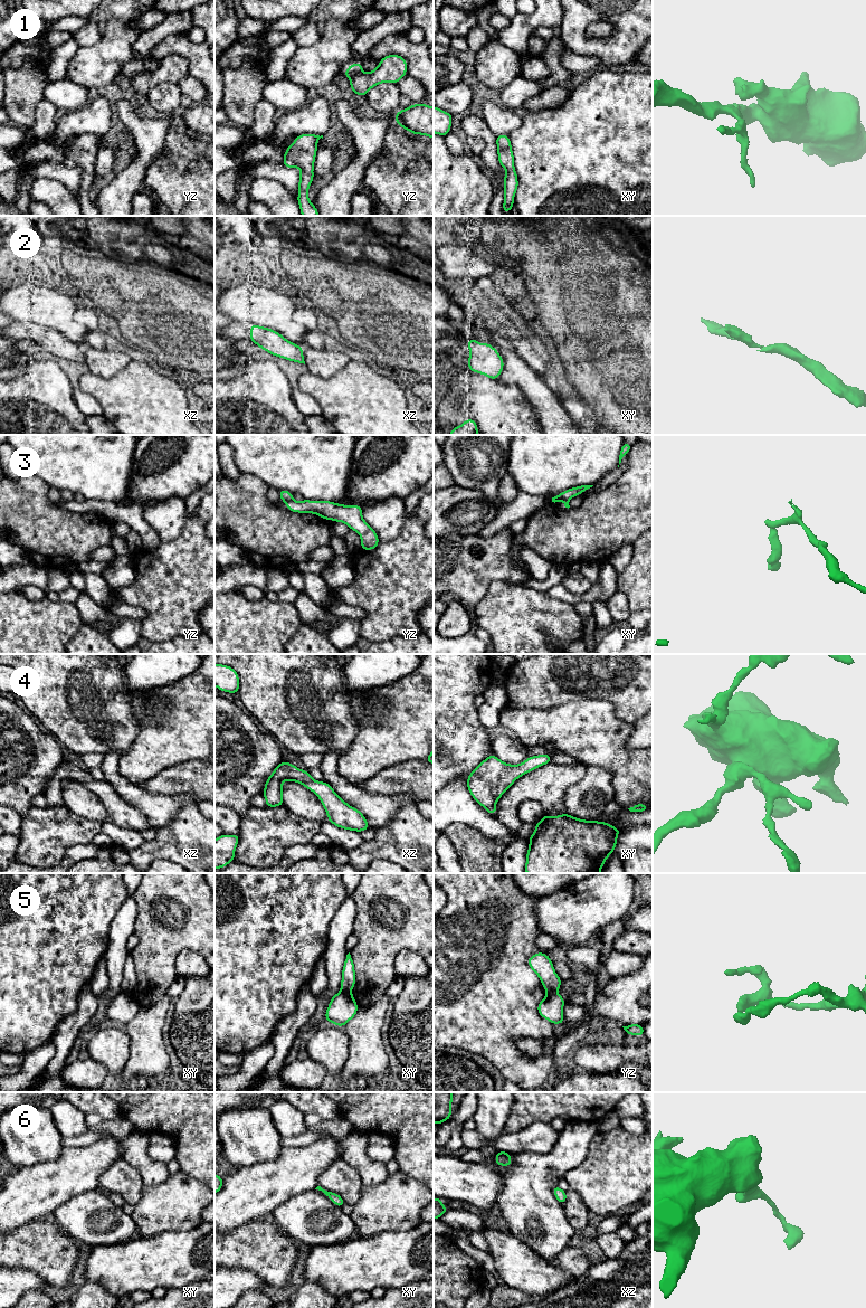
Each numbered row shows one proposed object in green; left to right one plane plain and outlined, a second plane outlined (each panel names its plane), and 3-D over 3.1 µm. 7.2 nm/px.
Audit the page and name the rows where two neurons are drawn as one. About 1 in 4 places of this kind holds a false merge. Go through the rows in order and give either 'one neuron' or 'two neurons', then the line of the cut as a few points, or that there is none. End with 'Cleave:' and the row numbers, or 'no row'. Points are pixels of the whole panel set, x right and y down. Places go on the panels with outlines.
1: one neuron; cut none
2: one neuron; cut none
3: two neurons; cut yz (292, 499), (286, 502)
4: one neuron; cut none
5: two neurons; cut yz (546, 991), (555, 992)
6: one neuron; cut none
Cleave: 3, 5

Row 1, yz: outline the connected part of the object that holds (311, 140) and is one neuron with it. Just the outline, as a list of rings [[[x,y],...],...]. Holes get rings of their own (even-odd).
[[[307,133],[297,135],[284,153],[283,164],[301,170],[297,201],[302,216],[320,216],[316,207],[308,200],[307,191],[314,179],[313,169],[321,138],[323,139],[323,135]]]

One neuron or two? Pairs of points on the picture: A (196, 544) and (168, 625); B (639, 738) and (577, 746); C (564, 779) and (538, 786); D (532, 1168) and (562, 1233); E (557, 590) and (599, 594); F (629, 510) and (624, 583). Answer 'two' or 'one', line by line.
A: one
B: two
C: one
D: one
E: one
F: two

